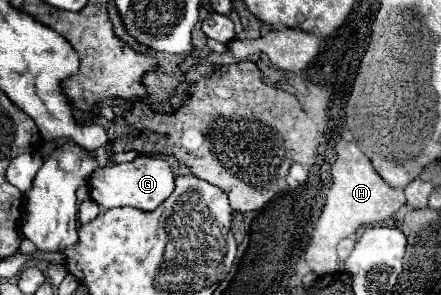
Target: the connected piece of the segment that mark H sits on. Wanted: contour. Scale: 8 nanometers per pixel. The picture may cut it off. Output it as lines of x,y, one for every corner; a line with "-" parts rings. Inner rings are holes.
353,142
337,144
337,160
331,168
333,184
327,192
323,212
315,224
311,244
305,250
305,260
317,276
337,270
337,244
343,238
353,236
361,226
375,226
389,220
401,206
405,206
403,188
391,188
373,168
371,160

